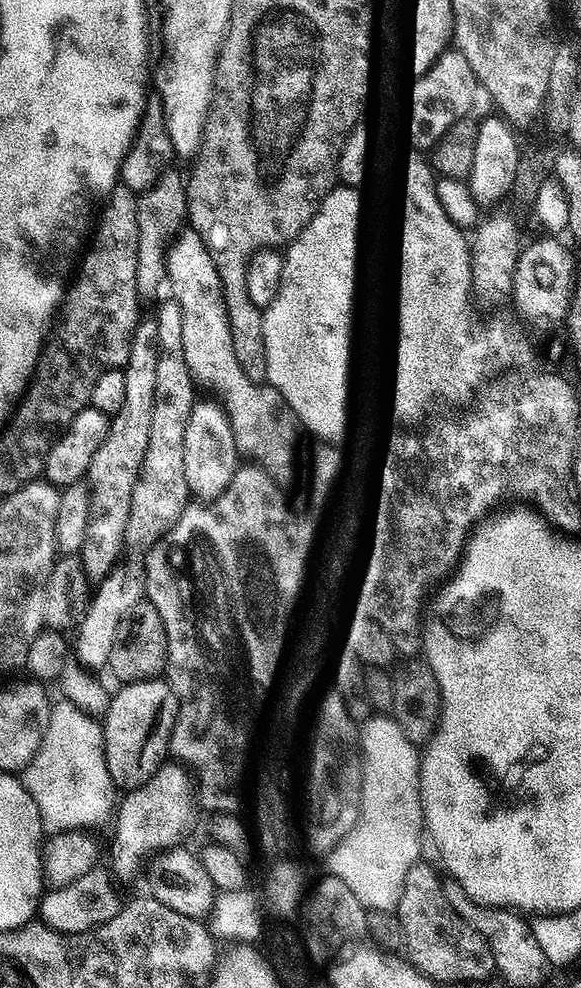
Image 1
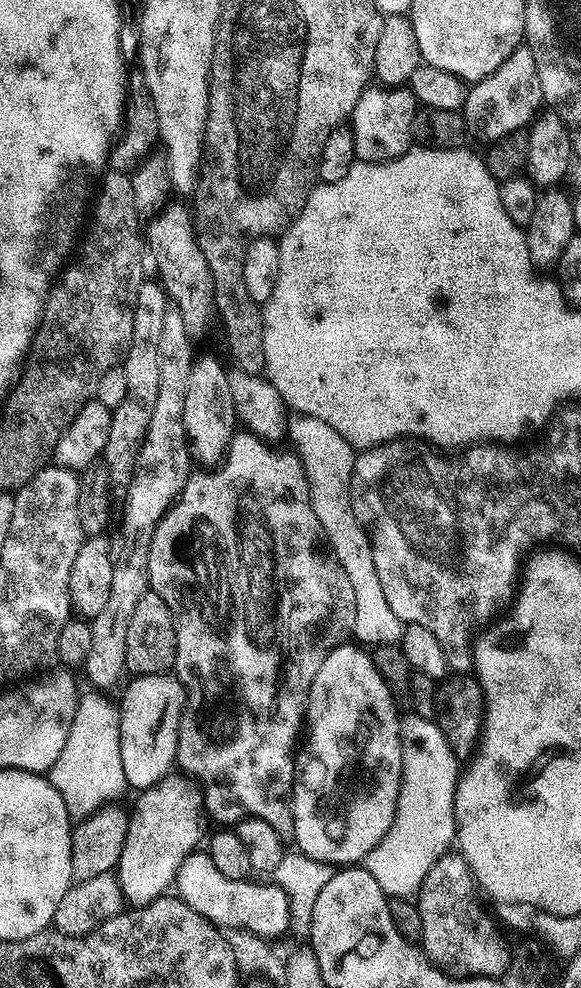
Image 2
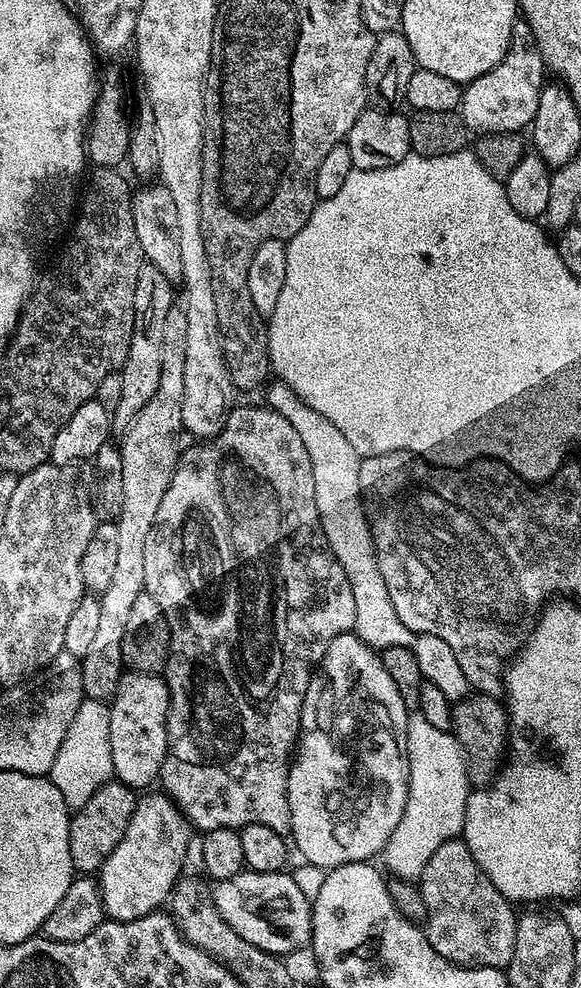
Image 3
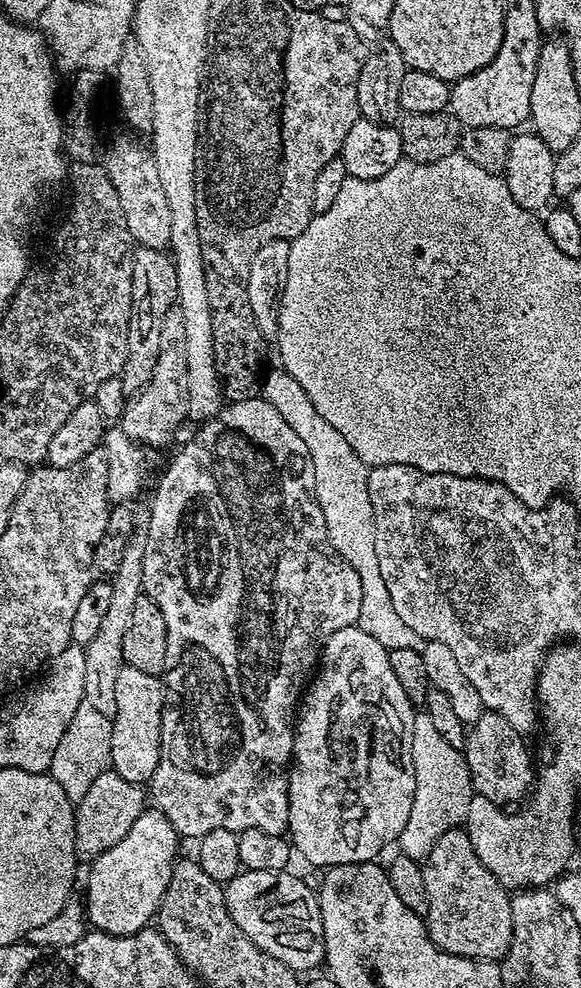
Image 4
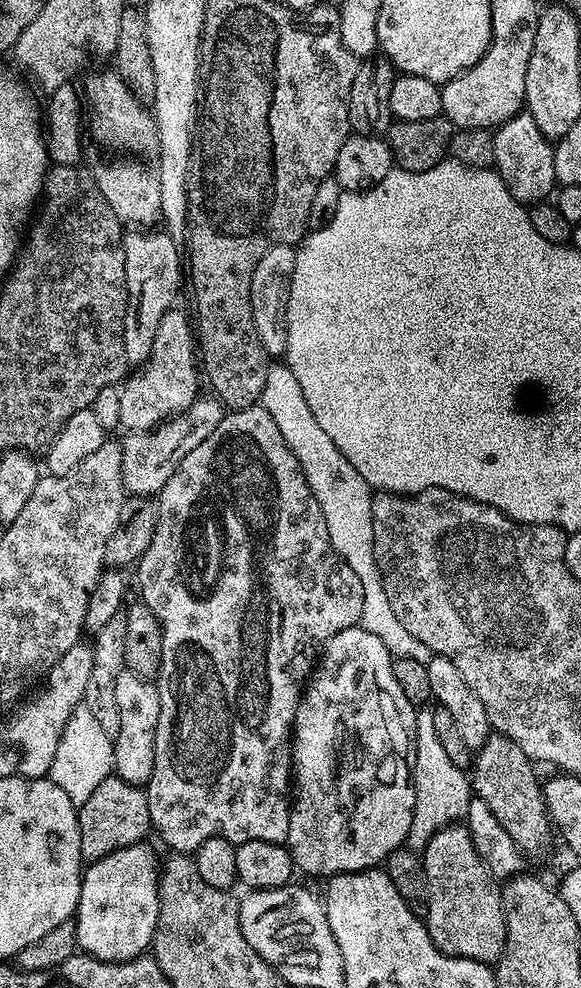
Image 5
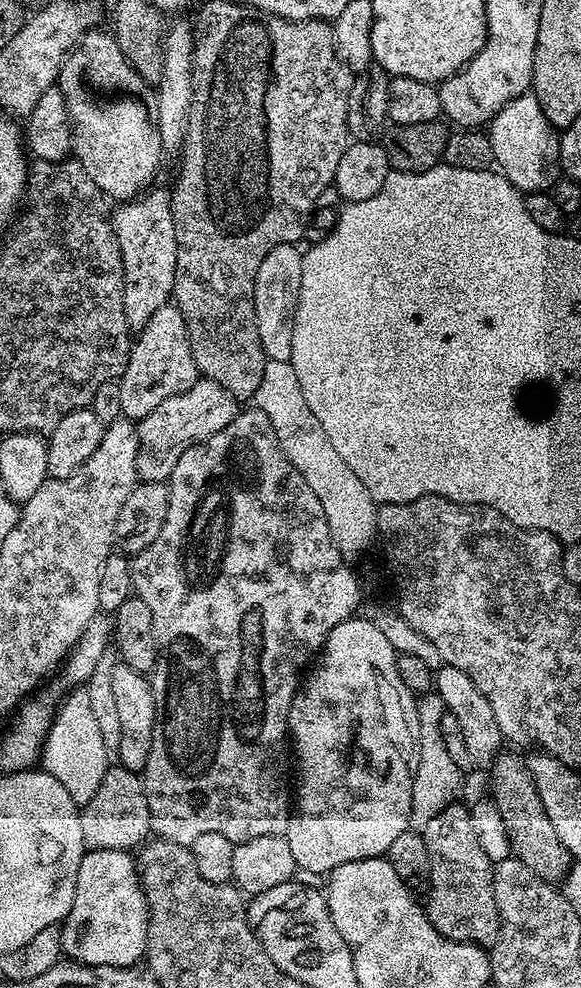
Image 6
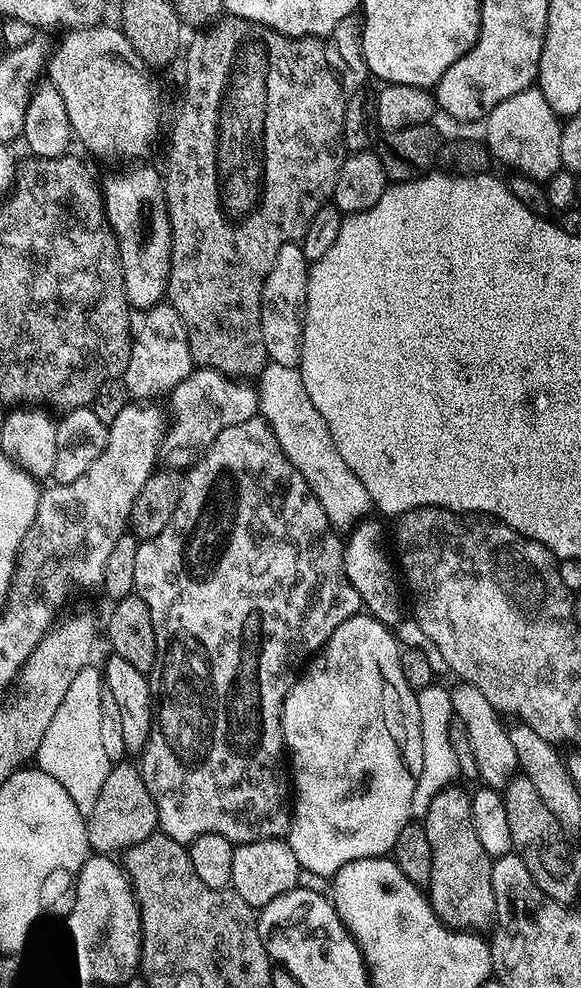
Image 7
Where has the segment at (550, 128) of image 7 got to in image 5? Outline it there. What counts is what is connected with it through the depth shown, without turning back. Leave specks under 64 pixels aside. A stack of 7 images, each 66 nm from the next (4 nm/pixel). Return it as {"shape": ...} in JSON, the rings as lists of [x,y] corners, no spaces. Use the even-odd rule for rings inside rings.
{"shape":[[[521,112],[514,118],[508,119],[493,133],[493,140],[495,142],[494,168],[506,182],[511,196],[525,206],[545,201],[557,185],[553,158],[555,147],[542,134],[533,116]]]}

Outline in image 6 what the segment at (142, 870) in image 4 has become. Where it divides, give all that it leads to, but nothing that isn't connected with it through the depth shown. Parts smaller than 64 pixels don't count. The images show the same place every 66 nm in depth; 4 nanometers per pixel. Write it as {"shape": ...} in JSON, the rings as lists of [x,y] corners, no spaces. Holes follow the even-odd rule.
{"shape":[[[85,851],[78,866],[78,882],[74,890],[72,909],[62,921],[64,956],[89,968],[130,968],[145,959],[148,946],[148,903],[140,884],[140,869],[131,851],[101,854]]]}

